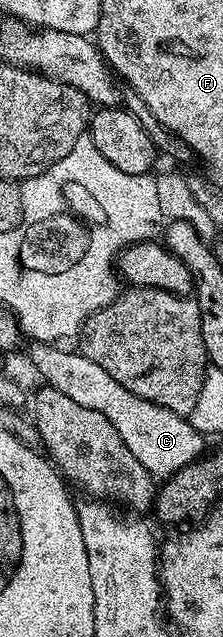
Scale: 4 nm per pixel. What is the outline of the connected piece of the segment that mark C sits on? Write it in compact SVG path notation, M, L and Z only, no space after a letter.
M33 342L28 345L29 360L33 368L42 376L44 383L50 388L59 390L59 394L67 394L67 398L79 402L79 406L87 406L87 410L95 410L119 430L119 438L123 438L123 446L143 462L143 466L154 478L168 478L193 460L200 460L207 448L206 437L194 430L188 419L175 414L169 408L147 402L131 390L119 386L103 366L91 362L80 350L68 352L65 346L53 342Z

